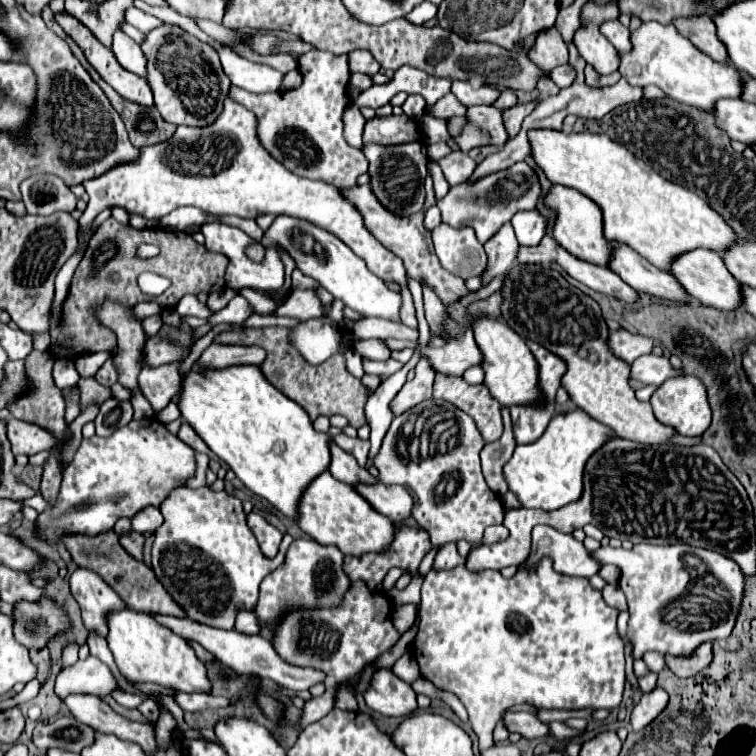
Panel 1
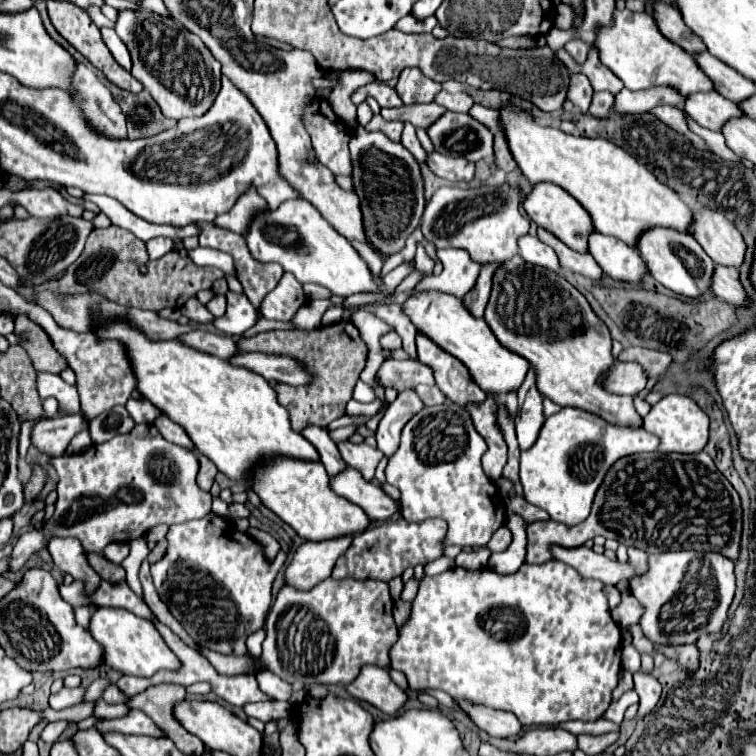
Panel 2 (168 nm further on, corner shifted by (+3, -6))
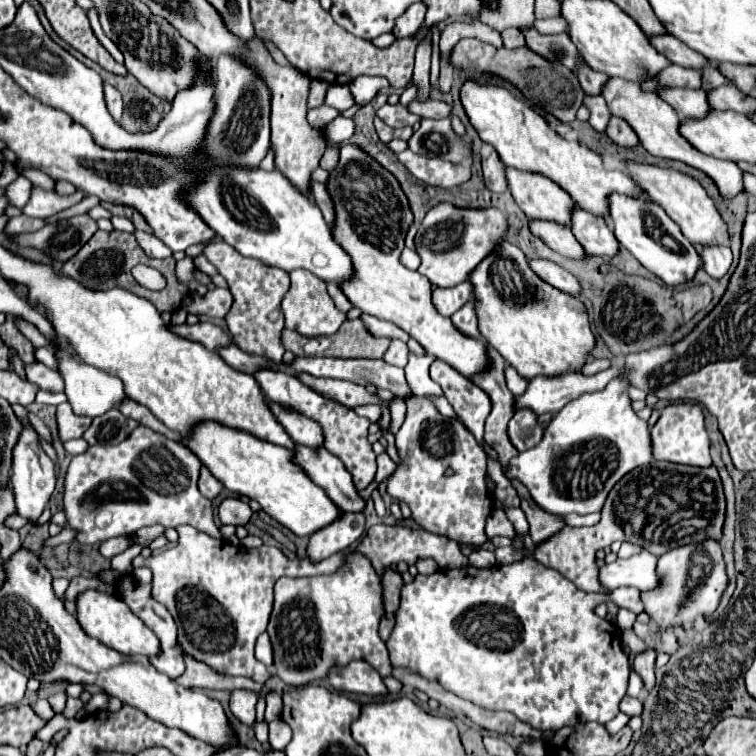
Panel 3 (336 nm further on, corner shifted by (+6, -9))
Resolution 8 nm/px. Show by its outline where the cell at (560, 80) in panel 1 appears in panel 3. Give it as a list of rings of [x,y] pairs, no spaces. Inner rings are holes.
[[[584,97],[584,105],[590,109],[590,125],[598,131],[598,133],[604,133],[606,131],[606,127],[608,127],[608,121],[610,121],[610,117],[612,117],[612,113],[610,113],[610,109],[608,109],[608,105],[606,105],[606,101],[604,101],[604,97]]]

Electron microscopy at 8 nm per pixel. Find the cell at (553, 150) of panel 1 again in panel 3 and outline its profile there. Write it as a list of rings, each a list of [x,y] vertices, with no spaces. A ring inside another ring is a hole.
[[[468,79],[462,85],[460,101],[478,137],[484,143],[490,143],[508,167],[546,175],[548,179],[558,183],[584,211],[606,217],[610,193],[642,195],[640,189],[636,189],[636,183],[628,179],[624,171],[606,169],[598,153],[576,141],[562,139],[554,129],[548,127],[542,115],[538,115],[530,105],[520,101],[510,89]]]

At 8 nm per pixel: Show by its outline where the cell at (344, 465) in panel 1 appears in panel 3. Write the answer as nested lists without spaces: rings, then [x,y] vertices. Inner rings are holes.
[[[268,401],[268,407],[272,409],[276,421],[284,427],[284,431],[296,443],[302,443],[302,445],[308,445],[308,447],[318,447],[318,445],[324,443],[322,429],[320,429],[320,425],[316,425],[316,421],[310,421],[308,417],[294,413],[292,409],[286,409],[284,405],[274,403],[274,401]],[[286,411],[290,411],[290,413],[286,413]]]

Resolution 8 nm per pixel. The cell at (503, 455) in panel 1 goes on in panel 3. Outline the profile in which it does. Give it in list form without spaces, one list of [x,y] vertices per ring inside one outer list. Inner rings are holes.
[[[506,367],[504,375],[506,375],[506,385],[508,385],[508,389],[510,389],[514,395],[524,393],[524,389],[528,387],[528,379],[526,379],[526,377],[520,377],[520,375],[516,373],[516,369],[510,369],[510,367]]]

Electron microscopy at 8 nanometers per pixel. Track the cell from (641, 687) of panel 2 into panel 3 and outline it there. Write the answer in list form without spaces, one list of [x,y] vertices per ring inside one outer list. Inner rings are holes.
[[[646,649],[634,659],[634,671],[642,677],[646,691],[650,691],[654,685],[654,661],[656,661],[654,649]]]

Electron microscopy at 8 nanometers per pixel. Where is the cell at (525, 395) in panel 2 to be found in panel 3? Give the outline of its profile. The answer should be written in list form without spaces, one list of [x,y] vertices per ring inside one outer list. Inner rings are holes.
[[[520,409],[508,421],[508,439],[518,451],[526,451],[534,447],[542,439],[544,427],[536,421],[536,413],[530,409]]]

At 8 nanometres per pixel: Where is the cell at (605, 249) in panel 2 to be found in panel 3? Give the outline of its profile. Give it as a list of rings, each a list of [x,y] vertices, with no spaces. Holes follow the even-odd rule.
[[[574,205],[572,209],[572,233],[586,253],[610,259],[618,253],[620,243],[616,241],[608,221],[604,217],[596,217]]]

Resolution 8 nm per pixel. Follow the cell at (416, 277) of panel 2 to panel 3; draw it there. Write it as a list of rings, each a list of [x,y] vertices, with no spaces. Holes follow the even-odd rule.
[[[438,203],[424,217],[414,245],[422,259],[418,273],[436,287],[454,287],[468,279],[470,271],[498,245],[506,233],[506,217],[498,209],[458,209],[450,203]]]

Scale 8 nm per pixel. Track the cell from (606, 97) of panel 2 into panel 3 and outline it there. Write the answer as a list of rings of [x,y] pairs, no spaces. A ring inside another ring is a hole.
[[[612,117],[610,119],[610,125],[608,125],[608,131],[606,135],[620,147],[636,147],[640,141],[634,133],[634,129],[620,117]]]

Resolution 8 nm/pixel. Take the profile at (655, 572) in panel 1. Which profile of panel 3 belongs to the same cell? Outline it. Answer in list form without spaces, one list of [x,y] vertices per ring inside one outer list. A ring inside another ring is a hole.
[[[702,541],[700,545],[684,545],[680,549],[664,553],[658,559],[658,573],[662,577],[660,587],[650,593],[642,593],[642,601],[646,613],[662,629],[692,623],[696,617],[706,617],[714,613],[720,595],[728,585],[718,541]]]

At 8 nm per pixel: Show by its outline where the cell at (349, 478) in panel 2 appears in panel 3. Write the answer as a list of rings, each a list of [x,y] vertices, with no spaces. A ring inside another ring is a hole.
[[[296,443],[292,461],[296,461],[296,465],[300,465],[304,473],[308,473],[308,477],[326,491],[340,511],[364,511],[366,503],[358,495],[352,475],[336,455],[328,453],[328,449],[312,449]]]

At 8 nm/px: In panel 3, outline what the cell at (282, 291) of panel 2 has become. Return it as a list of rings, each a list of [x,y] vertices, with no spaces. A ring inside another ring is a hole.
[[[294,269],[290,273],[290,281],[292,281],[290,291],[286,293],[286,297],[282,301],[282,313],[286,317],[286,327],[292,331],[298,331],[304,337],[336,333],[340,329],[340,325],[346,321],[346,313],[342,313],[334,307],[334,301],[330,299],[330,295],[326,291],[326,283],[304,269]]]

